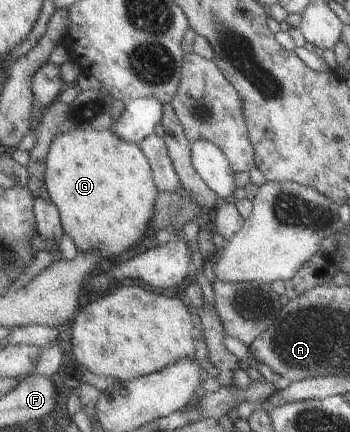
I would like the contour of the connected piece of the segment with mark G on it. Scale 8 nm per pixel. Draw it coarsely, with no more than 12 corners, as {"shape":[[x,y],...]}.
{"shape":[[111,128],[55,139],[46,177],[64,229],[106,259],[136,247],[160,191]]}

